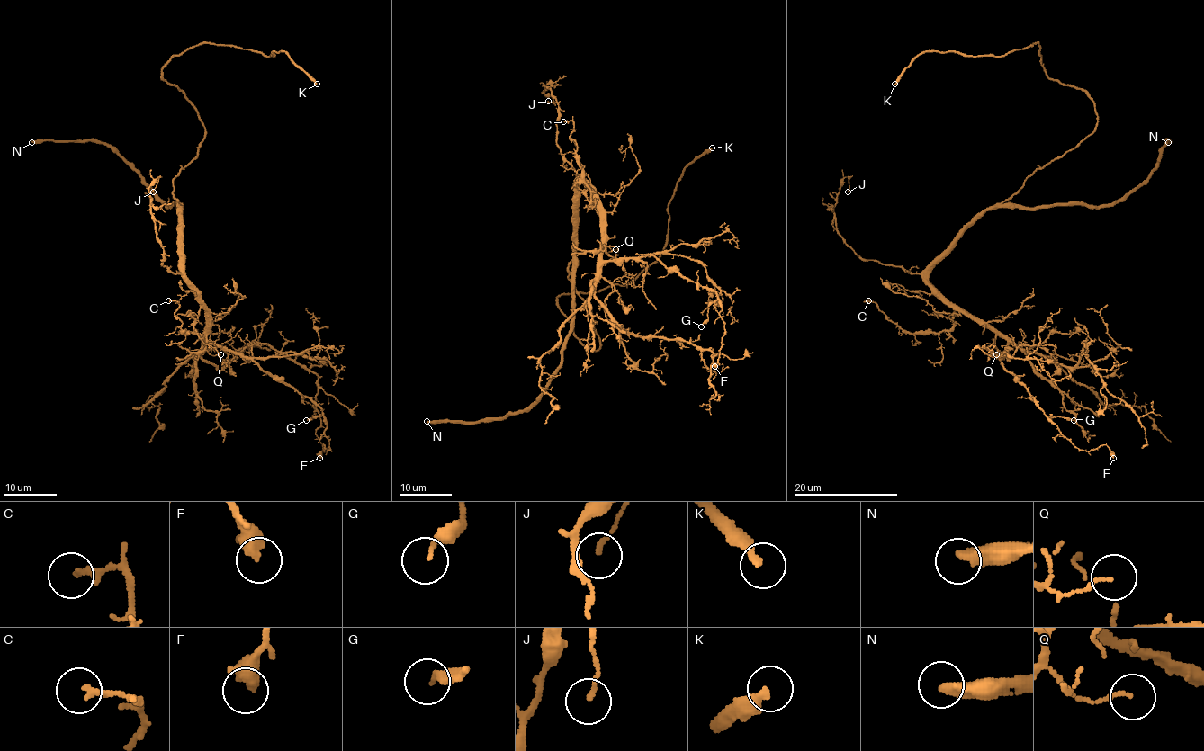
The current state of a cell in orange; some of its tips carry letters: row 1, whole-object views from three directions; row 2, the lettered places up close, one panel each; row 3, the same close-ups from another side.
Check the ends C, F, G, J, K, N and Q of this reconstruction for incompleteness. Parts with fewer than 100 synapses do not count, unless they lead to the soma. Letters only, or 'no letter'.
K, N

